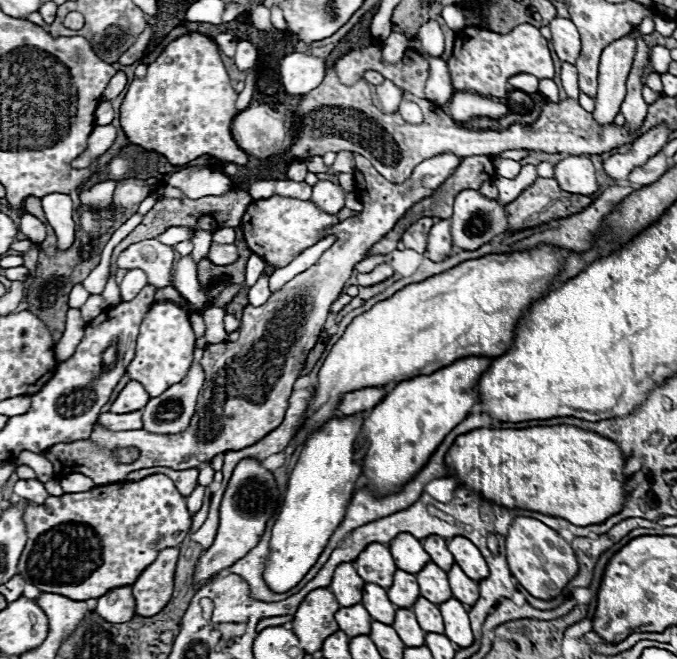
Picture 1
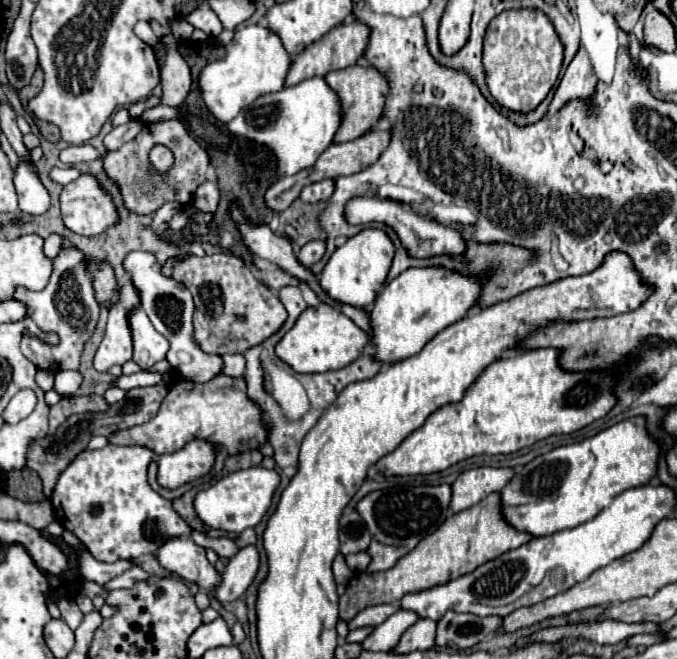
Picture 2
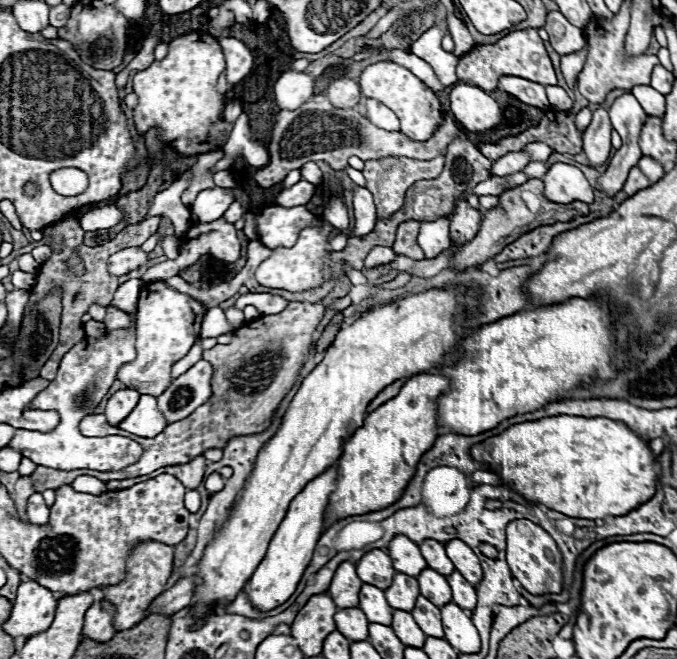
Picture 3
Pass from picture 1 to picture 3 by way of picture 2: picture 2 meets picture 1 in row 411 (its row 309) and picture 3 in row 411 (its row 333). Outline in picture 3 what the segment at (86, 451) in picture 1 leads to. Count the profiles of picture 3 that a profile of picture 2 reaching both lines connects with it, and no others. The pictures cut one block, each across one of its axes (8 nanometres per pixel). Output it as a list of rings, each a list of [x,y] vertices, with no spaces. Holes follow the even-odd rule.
[[[288,302],[286,310],[280,314],[268,314],[260,316],[256,320],[246,322],[240,330],[234,332],[234,338],[226,346],[214,346],[204,352],[204,360],[208,360],[214,366],[212,384],[214,394],[206,404],[196,408],[188,418],[178,420],[174,424],[168,424],[158,436],[154,438],[140,438],[134,434],[126,434],[118,426],[108,424],[104,414],[90,414],[80,422],[80,432],[84,436],[108,436],[108,434],[122,434],[130,436],[138,444],[144,446],[142,458],[118,472],[94,472],[94,470],[52,470],[46,466],[38,466],[36,472],[30,476],[34,480],[36,492],[44,492],[46,488],[60,488],[62,484],[72,484],[76,476],[88,474],[96,476],[102,482],[108,480],[124,480],[124,478],[136,478],[142,474],[150,474],[158,468],[170,466],[170,464],[186,464],[186,460],[192,460],[194,456],[202,456],[210,448],[224,448],[230,438],[234,436],[250,436],[264,432],[272,418],[276,408],[280,406],[282,398],[290,392],[294,386],[300,368],[304,366],[308,352],[312,348],[312,334],[316,332],[316,326],[320,324],[322,316],[326,312],[324,302]]]

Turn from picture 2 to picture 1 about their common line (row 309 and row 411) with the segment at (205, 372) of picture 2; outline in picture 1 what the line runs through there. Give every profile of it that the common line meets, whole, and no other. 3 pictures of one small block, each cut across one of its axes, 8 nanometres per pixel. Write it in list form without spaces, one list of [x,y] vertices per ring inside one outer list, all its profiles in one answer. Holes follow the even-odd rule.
[[[196,346],[194,364],[186,378],[174,386],[170,386],[164,394],[150,398],[144,406],[142,422],[146,432],[154,434],[178,434],[184,432],[194,414],[198,390],[204,384],[204,372],[200,368],[200,358],[204,354],[204,346]]]

